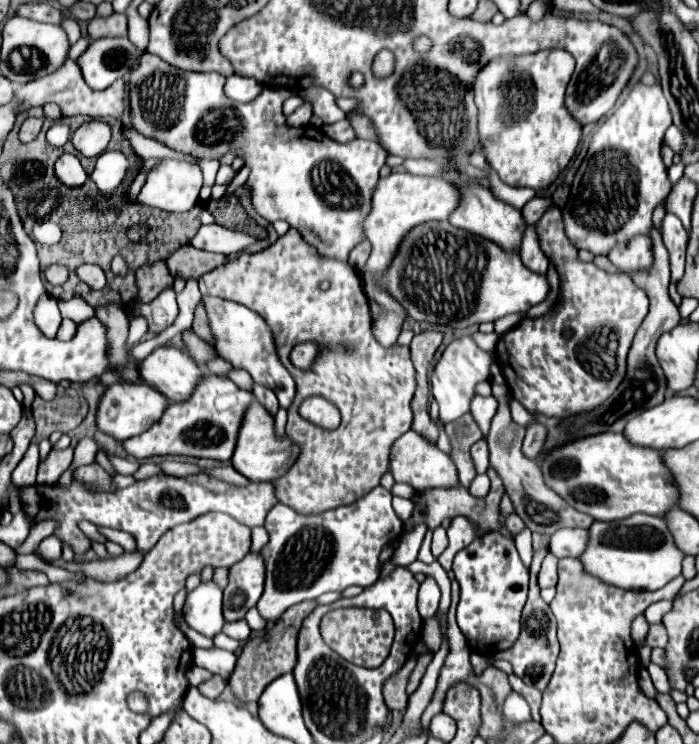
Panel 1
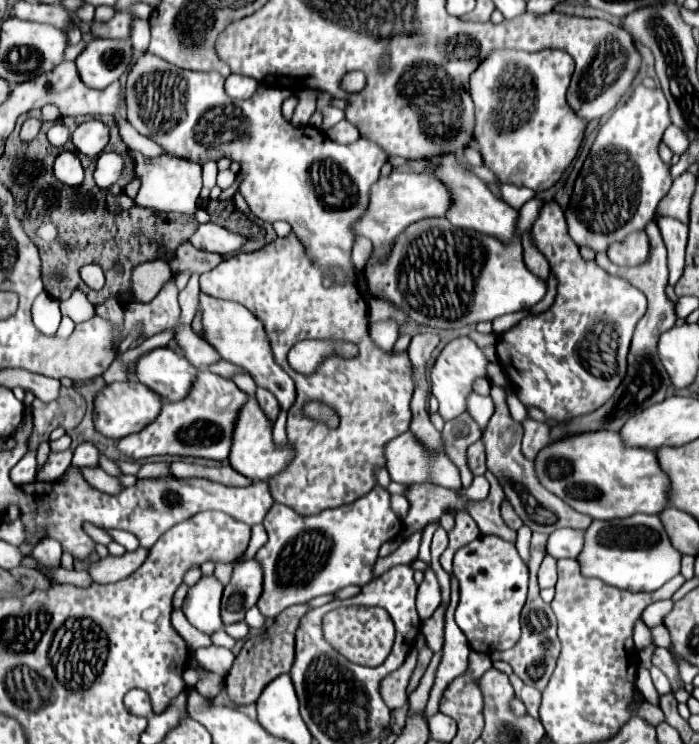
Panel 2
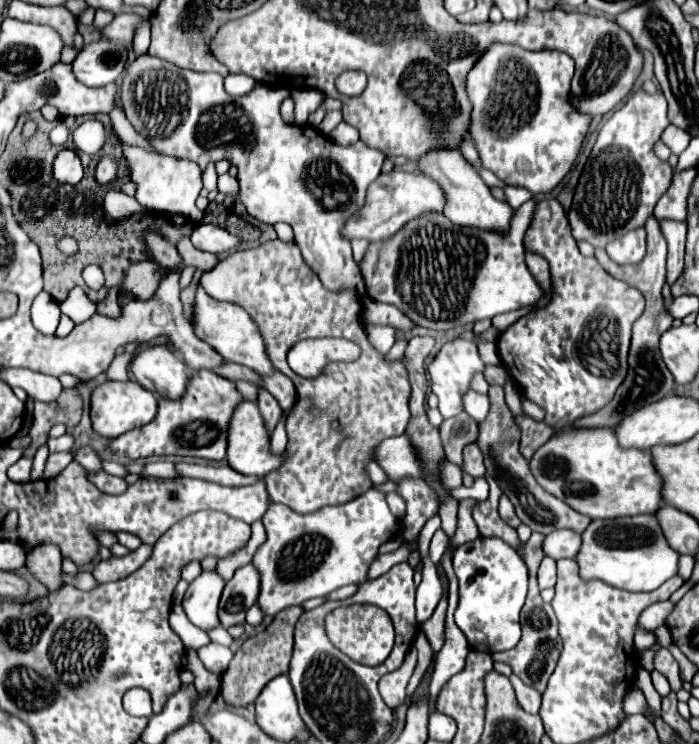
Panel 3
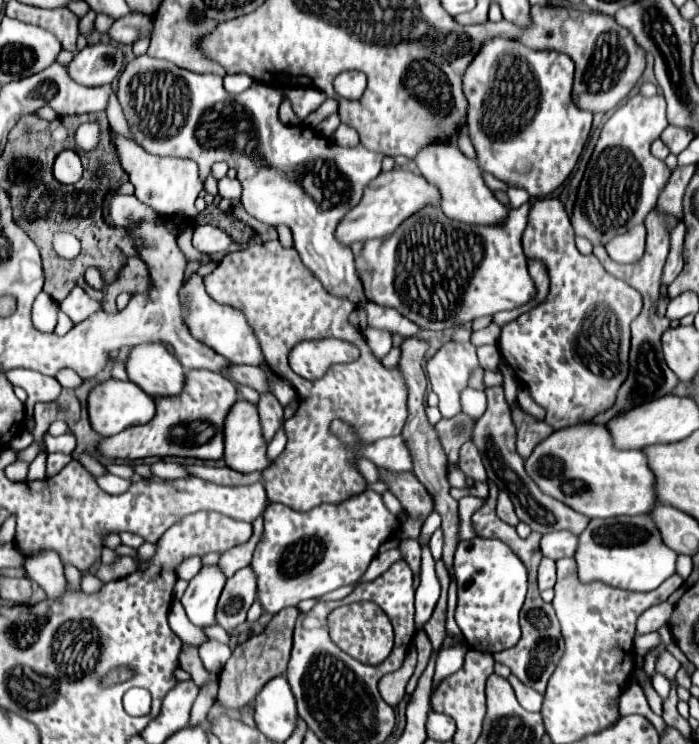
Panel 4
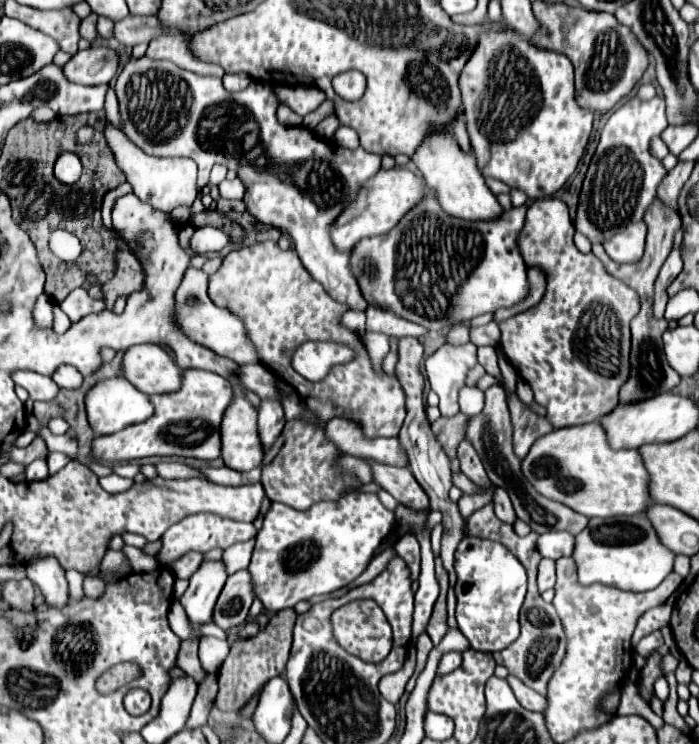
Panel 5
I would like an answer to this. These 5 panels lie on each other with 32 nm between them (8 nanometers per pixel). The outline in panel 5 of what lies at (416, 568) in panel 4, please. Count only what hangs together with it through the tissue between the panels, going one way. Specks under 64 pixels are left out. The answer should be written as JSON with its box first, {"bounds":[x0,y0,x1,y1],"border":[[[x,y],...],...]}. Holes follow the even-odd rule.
{"bounds":[394,534,420,580],"border":[[[404,534],[396,544],[394,544],[396,554],[408,564],[410,570],[410,580],[418,580],[420,574],[420,544],[414,534]]]}

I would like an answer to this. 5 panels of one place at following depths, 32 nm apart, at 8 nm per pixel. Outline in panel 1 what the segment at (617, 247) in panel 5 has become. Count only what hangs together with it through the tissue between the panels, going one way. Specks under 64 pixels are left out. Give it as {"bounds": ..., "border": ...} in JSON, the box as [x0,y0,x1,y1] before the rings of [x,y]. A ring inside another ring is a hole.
{"bounds":[608,236,652,272],"border":[[[634,236],[630,244],[620,244],[608,252],[608,258],[614,266],[624,272],[644,270],[652,264],[652,240],[648,236]]]}

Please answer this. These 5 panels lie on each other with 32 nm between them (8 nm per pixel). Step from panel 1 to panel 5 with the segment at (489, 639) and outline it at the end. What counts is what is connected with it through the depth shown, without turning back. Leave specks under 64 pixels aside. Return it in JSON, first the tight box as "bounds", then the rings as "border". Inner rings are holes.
{"bounds":[454,536,526,652],"border":[[[466,536],[458,544],[458,548],[456,548],[454,568],[456,568],[456,574],[458,574],[458,582],[456,582],[456,590],[454,590],[456,592],[456,602],[458,602],[456,604],[458,628],[470,640],[470,646],[474,650],[480,650],[480,652],[498,652],[498,650],[504,650],[520,634],[518,612],[520,612],[520,606],[524,602],[524,594],[526,594],[526,570],[524,570],[524,566],[500,542]]]}

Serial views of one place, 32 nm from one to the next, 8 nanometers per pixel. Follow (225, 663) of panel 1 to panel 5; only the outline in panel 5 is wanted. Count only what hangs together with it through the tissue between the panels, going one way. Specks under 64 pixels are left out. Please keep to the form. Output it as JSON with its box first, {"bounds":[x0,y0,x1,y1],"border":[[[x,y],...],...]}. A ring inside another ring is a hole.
{"bounds":[200,636,230,674],"border":[[[202,636],[200,638],[200,660],[202,660],[202,668],[206,668],[206,672],[216,674],[218,668],[222,666],[222,662],[226,660],[230,652],[230,646],[226,640],[214,638],[214,636]]]}

